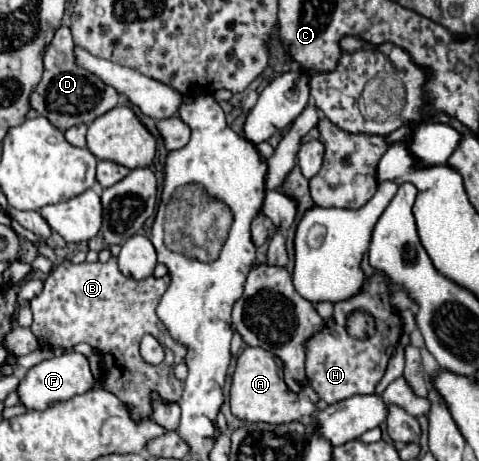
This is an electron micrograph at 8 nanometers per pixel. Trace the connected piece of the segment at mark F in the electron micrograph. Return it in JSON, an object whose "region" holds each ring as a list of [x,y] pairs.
{"region":[[[65,352],[59,358],[51,358],[51,360],[43,360],[41,364],[33,366],[27,376],[23,378],[23,382],[17,388],[19,400],[29,408],[29,410],[45,410],[57,402],[67,402],[71,400],[75,394],[85,394],[93,388],[93,372],[89,368],[89,360],[83,354],[77,352]]]}

